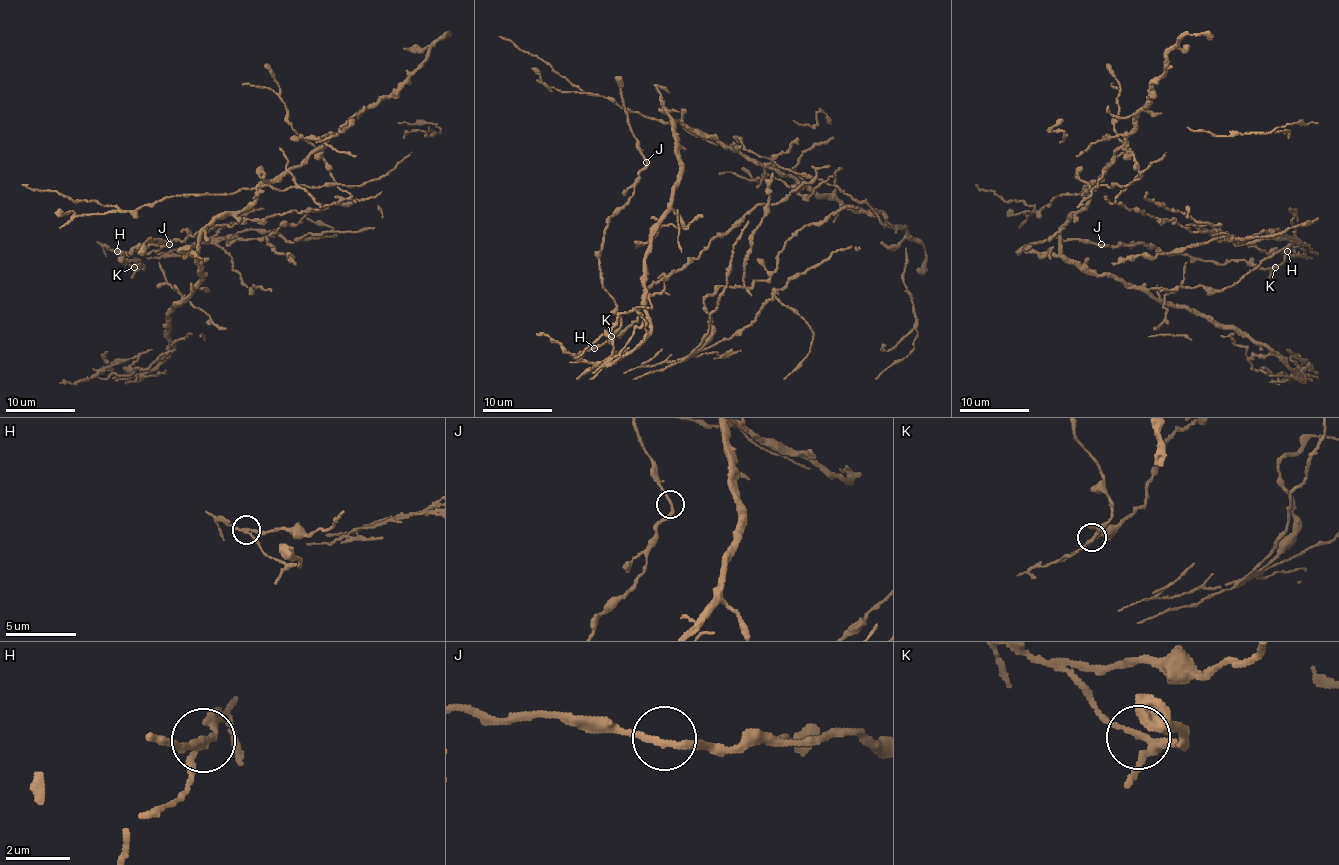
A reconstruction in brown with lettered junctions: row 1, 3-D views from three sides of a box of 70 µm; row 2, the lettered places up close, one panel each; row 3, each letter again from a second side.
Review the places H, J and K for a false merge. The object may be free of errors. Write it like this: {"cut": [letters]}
{"cut": ["H"]}

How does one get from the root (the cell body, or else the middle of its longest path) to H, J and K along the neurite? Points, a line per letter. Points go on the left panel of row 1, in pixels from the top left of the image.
H: (333, 180), (352, 197), (212, 225), (148, 253), (116, 251)
J: (333, 180), (352, 197), (122, 255), (143, 269), (122, 260), (150, 242), (169, 244)
K: (333, 180), (352, 197), (212, 225), (155, 251), (123, 253), (134, 267)

